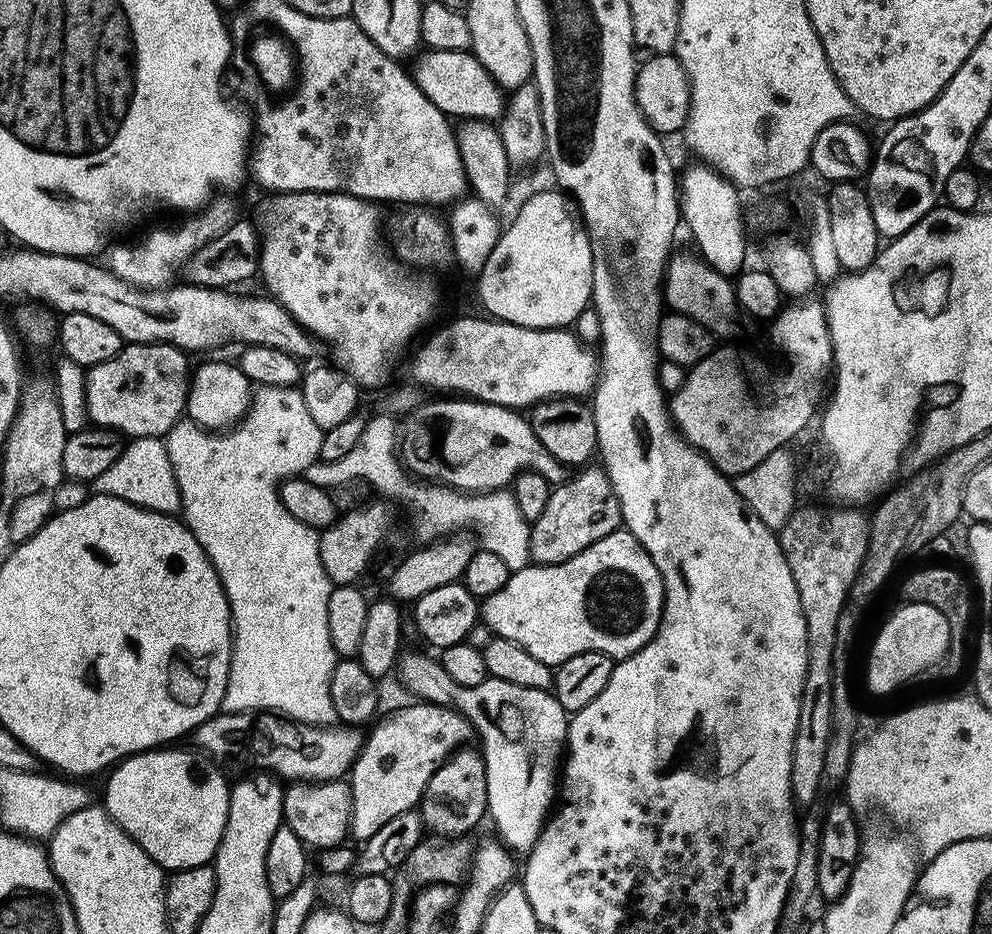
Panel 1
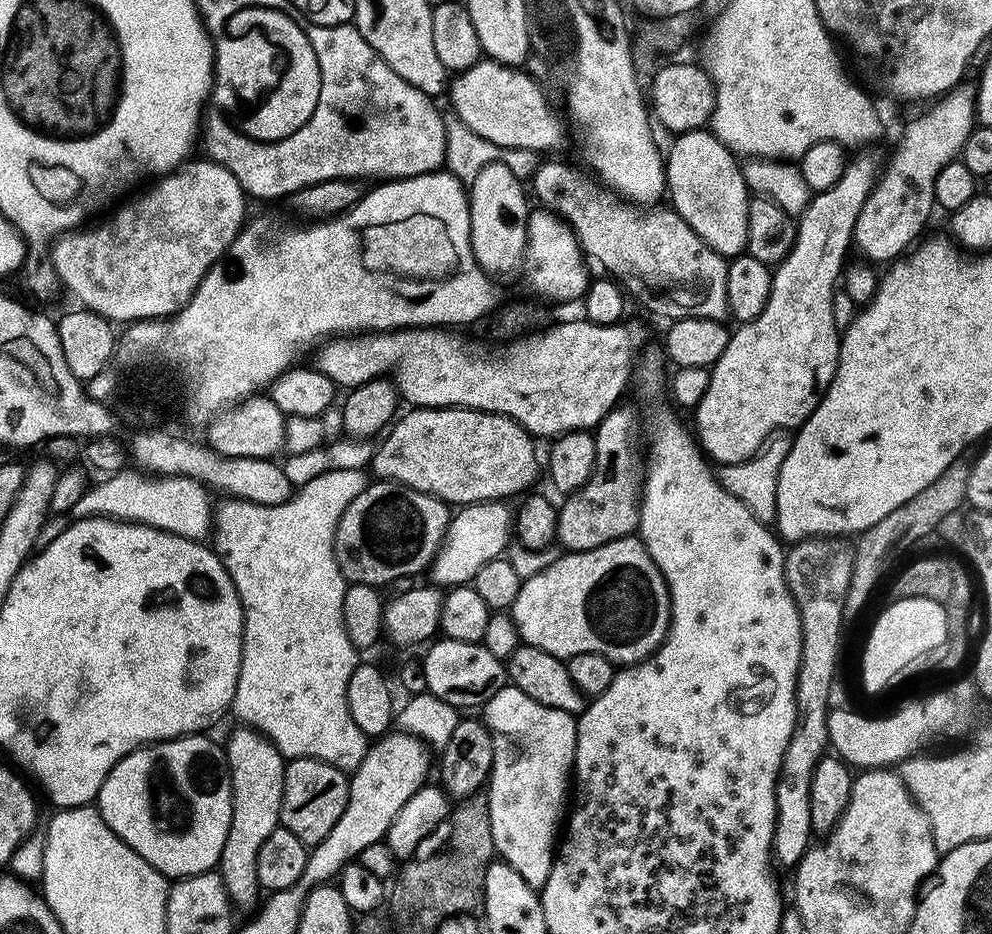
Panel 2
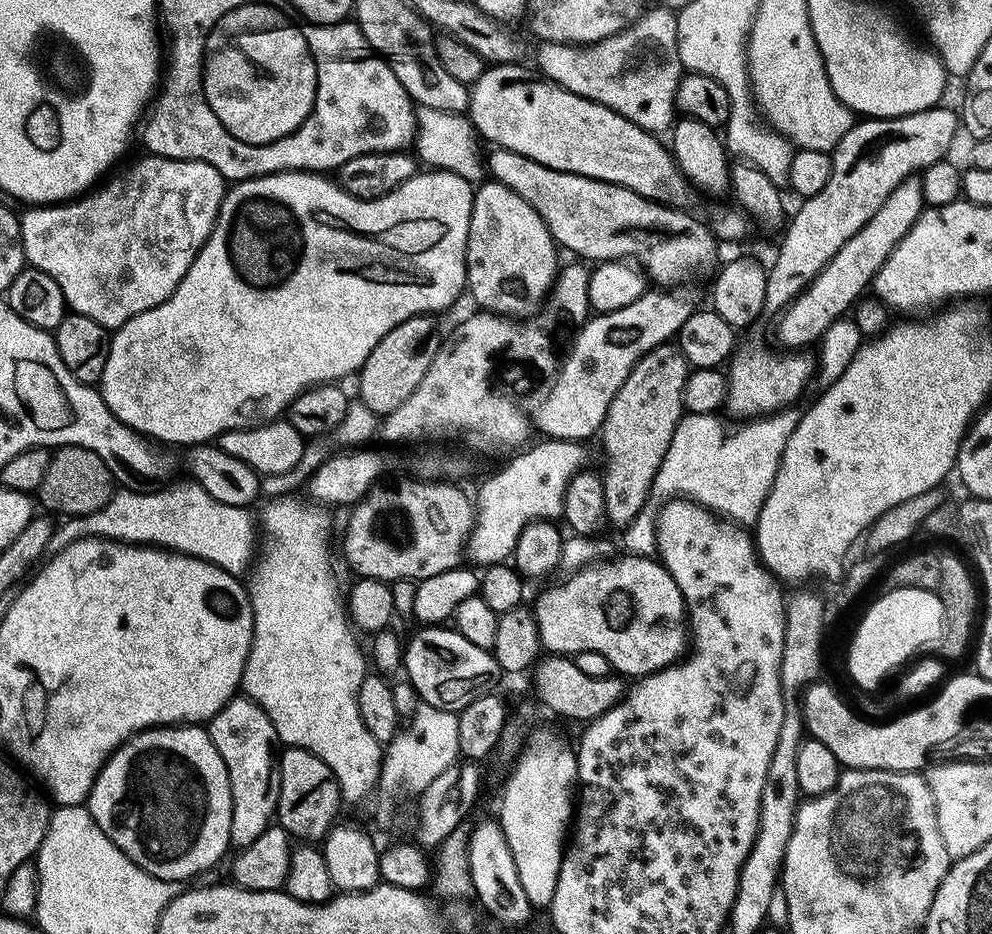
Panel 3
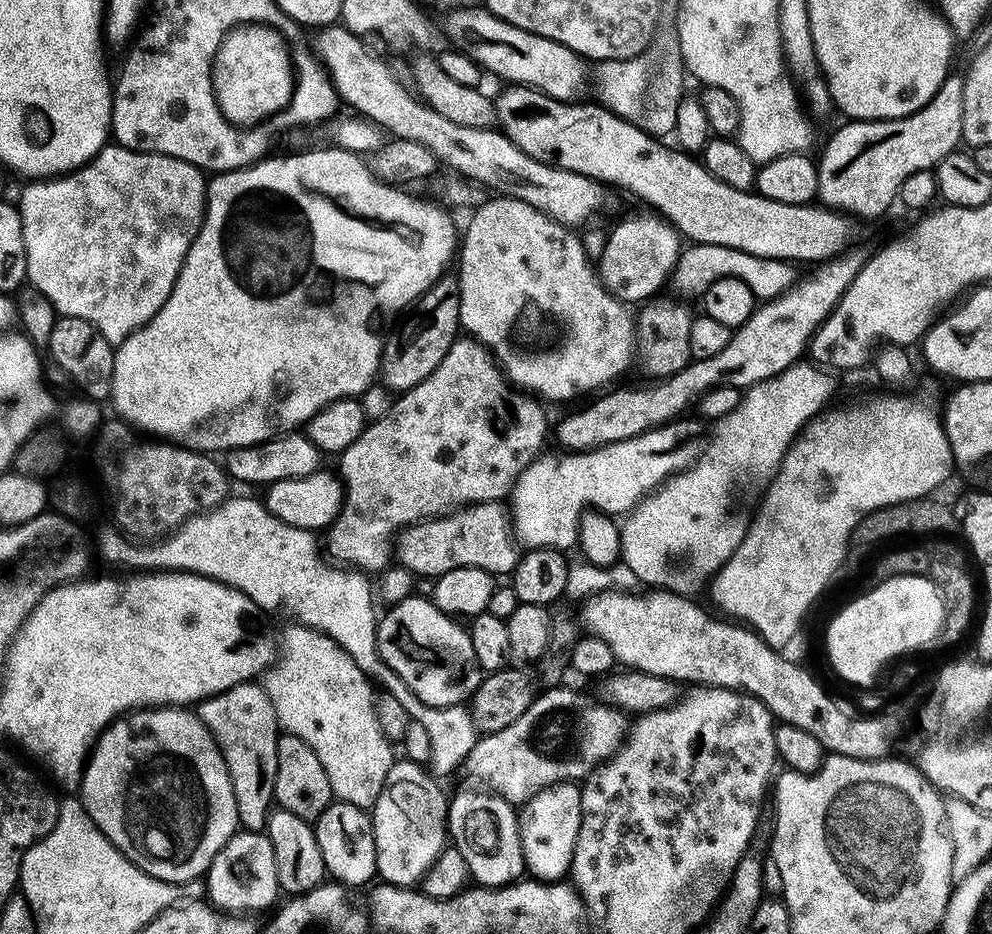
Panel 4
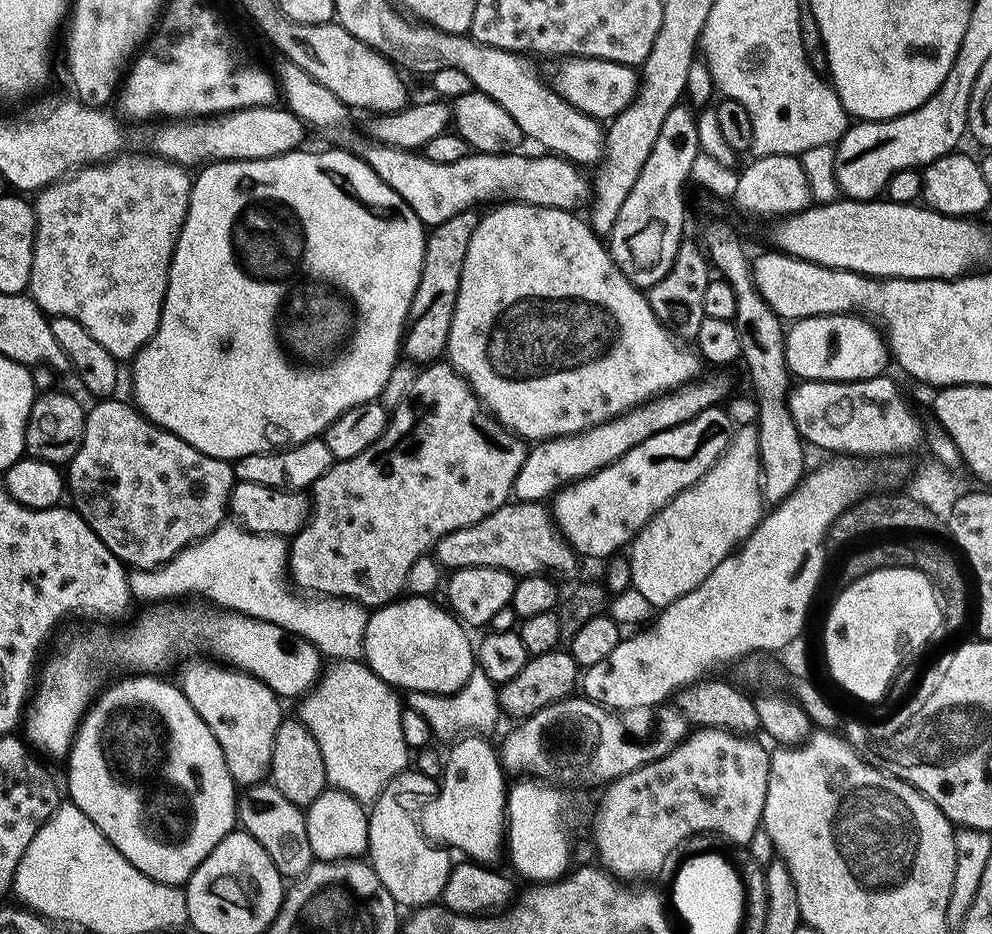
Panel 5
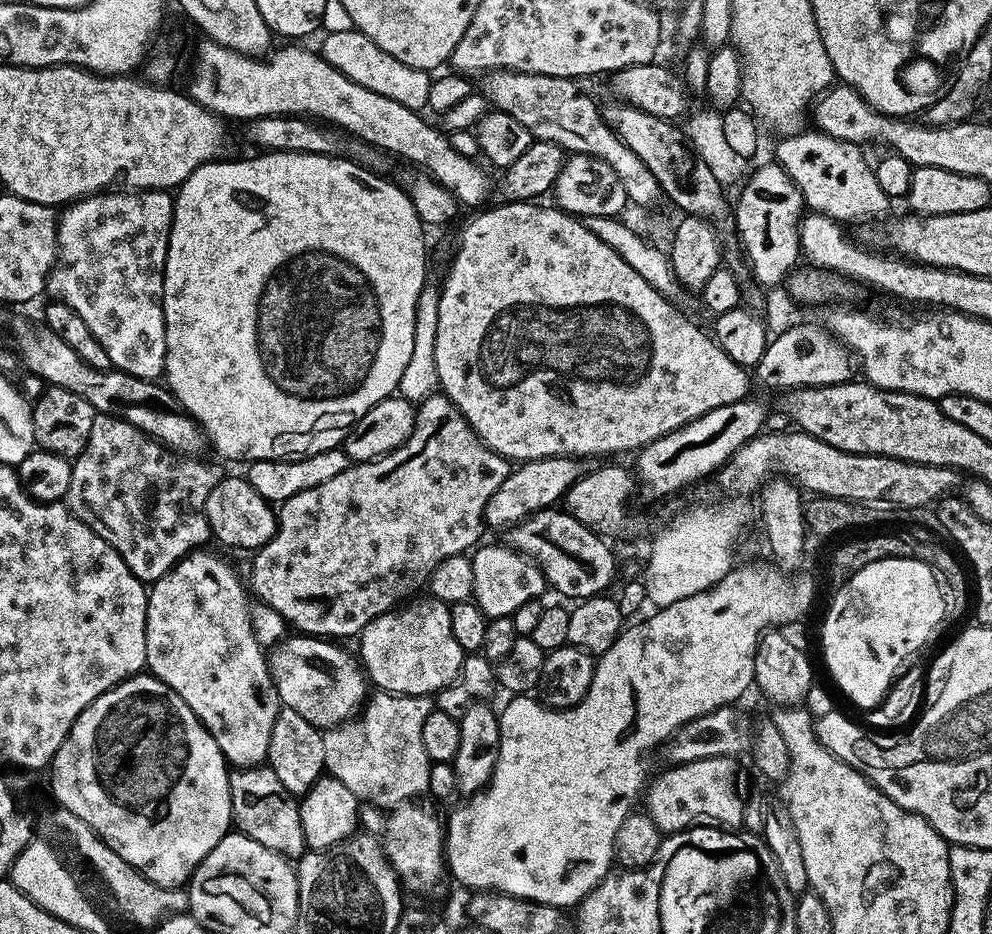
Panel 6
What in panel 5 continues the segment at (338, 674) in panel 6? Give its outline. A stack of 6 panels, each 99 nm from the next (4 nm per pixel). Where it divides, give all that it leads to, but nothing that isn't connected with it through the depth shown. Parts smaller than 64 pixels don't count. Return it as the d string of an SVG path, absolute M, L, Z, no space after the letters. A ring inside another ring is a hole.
M152 606L149 612L144 612L137 618L136 624L129 626L125 632L104 632L97 638L96 644L88 640L83 644L76 640L61 656L52 656L43 661L38 672L39 683L35 685L30 696L30 703L26 708L26 715L22 720L22 732L27 743L33 749L41 748L44 752L49 752L52 756L67 757L72 741L76 738L76 731L80 729L80 721L84 719L84 713L88 711L90 705L95 701L101 691L100 676L96 673L96 659L101 656L104 660L109 660L112 664L117 664L120 668L129 668L127 671L132 674L156 674L172 660L172 655L176 652L180 640L190 647L200 647L201 653L215 658L220 662L227 662L231 667L248 672L251 676L257 676L270 690L274 690L281 698L287 696L303 697L304 693L320 679L322 671L322 653L315 648L306 638L302 638L293 632L287 632L282 626L274 626L265 620L253 620L251 616L243 616L241 612L231 610L212 610L216 612L196 612L180 628L180 616L172 612L168 616L167 607Z

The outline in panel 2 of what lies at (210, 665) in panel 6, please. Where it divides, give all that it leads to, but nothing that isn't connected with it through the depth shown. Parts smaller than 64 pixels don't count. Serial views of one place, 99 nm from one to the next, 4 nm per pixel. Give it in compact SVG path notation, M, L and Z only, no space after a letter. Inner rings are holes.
M236 726L226 743L226 763L232 778L232 817L230 830L226 834L226 846L222 846L218 871L228 896L235 905L240 906L254 903L256 895L262 892L258 878L258 854L262 850L262 842L266 842L266 838L281 827L286 758L263 732Z

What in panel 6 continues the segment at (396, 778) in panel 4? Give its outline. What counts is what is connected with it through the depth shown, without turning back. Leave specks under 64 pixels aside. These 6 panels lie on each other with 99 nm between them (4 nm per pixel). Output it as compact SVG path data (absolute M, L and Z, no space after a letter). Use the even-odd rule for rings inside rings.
M404 801L388 815L382 832L384 854L392 869L401 877L401 885L408 893L428 892L440 882L446 870L444 857L444 832L440 827L430 828L428 810L419 801Z

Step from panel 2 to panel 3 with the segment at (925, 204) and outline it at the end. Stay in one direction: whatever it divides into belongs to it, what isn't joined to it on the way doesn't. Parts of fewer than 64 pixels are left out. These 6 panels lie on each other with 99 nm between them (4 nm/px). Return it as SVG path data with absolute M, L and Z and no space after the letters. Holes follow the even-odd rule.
M919 179L903 180L892 191L890 198L886 198L886 202L882 202L878 214L874 214L874 218L870 218L870 222L866 222L866 226L862 226L862 230L858 230L858 234L854 234L854 238L850 238L850 242L846 242L846 246L842 246L842 250L838 250L838 254L834 254L834 258L830 258L830 262L826 262L826 266L813 278L807 288L783 312L779 313L777 320L780 321L776 324L776 340L781 345L777 345L784 350L804 350L809 347L807 344L815 345L823 337L825 330L835 320L841 319L847 313L844 311L848 307L849 311L869 291L872 277L878 274L878 270L884 265L886 258L890 258L894 246L898 246L898 242L902 242L902 238L906 238L906 234L910 234L914 222L918 222L920 213L924 211L925 207Z

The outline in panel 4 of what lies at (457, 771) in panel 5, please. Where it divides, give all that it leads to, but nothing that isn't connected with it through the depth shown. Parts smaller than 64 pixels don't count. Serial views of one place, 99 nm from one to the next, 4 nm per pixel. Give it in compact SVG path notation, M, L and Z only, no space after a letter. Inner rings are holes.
M468 788L449 799L447 835L461 852L469 877L477 885L504 888L508 884L515 884L526 872L518 812L503 796L491 790L480 791L484 792Z

